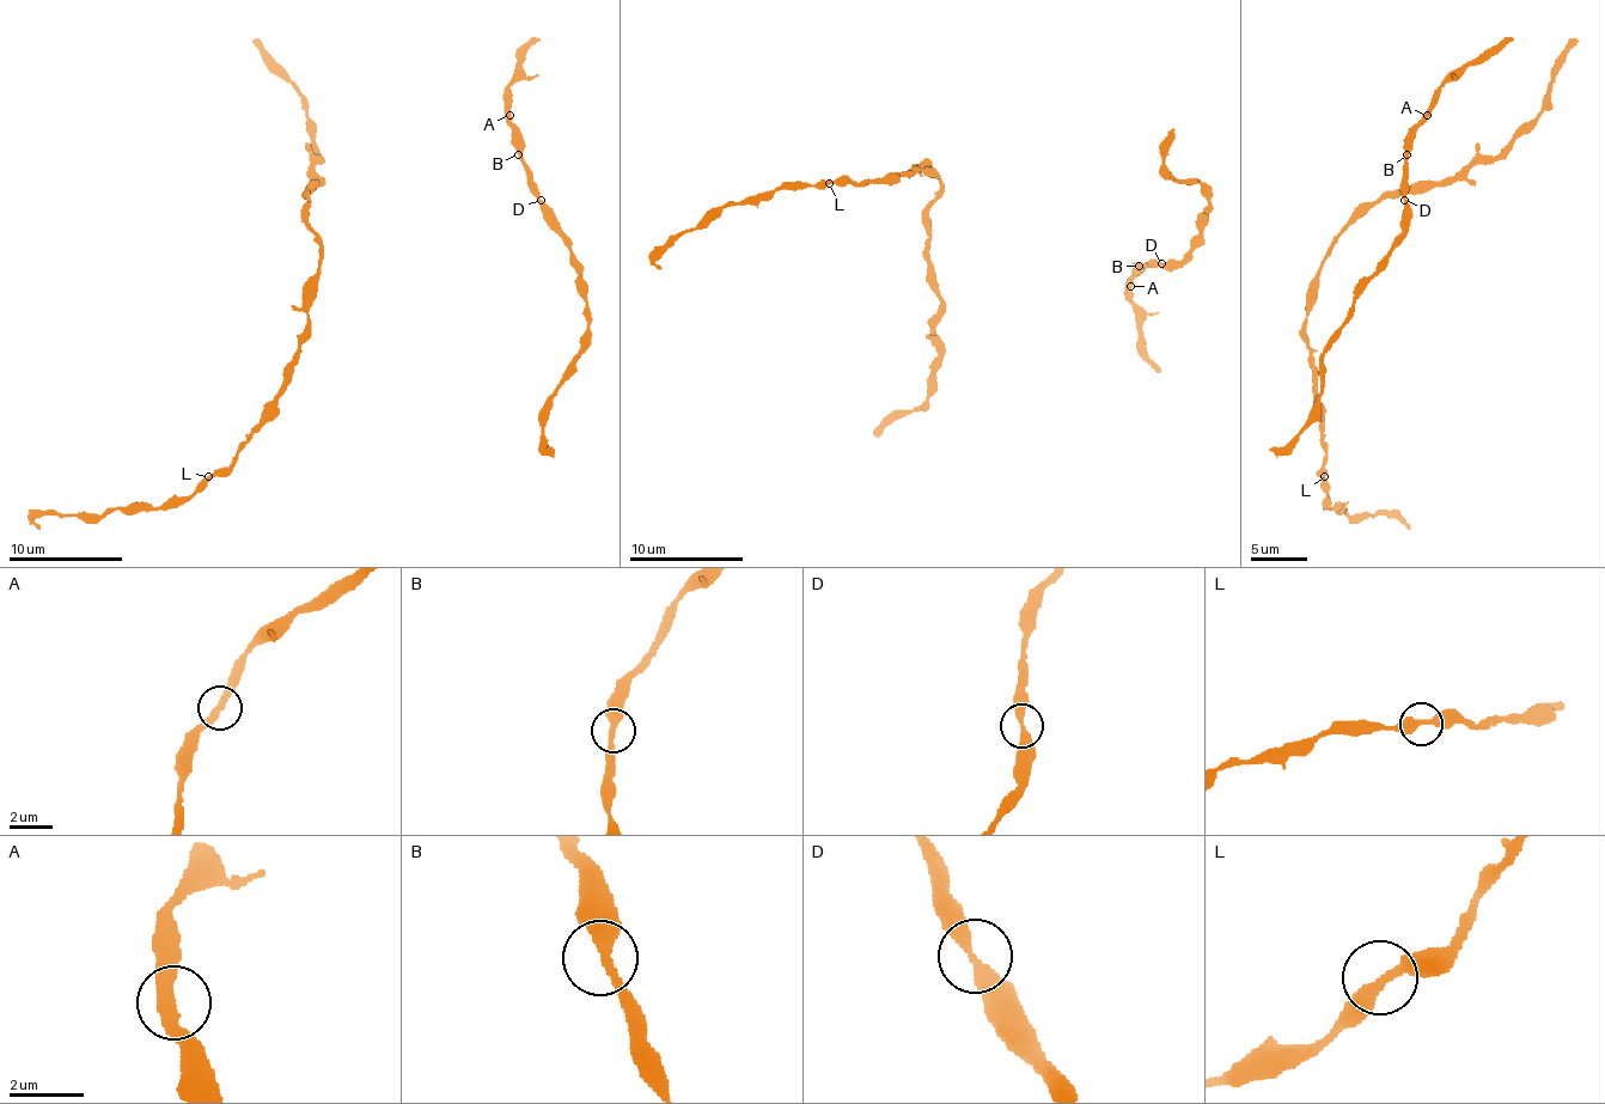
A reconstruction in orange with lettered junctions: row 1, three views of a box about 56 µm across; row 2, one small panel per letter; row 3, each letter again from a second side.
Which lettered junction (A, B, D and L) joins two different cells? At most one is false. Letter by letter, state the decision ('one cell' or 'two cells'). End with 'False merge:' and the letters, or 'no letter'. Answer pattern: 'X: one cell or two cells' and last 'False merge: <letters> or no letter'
A: one cell
B: one cell
D: one cell
L: one cell
False merge: no letter

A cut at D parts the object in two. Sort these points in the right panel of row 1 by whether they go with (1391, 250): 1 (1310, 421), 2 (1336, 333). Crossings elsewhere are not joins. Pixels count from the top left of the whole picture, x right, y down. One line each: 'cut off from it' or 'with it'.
1: with it
2: with it

